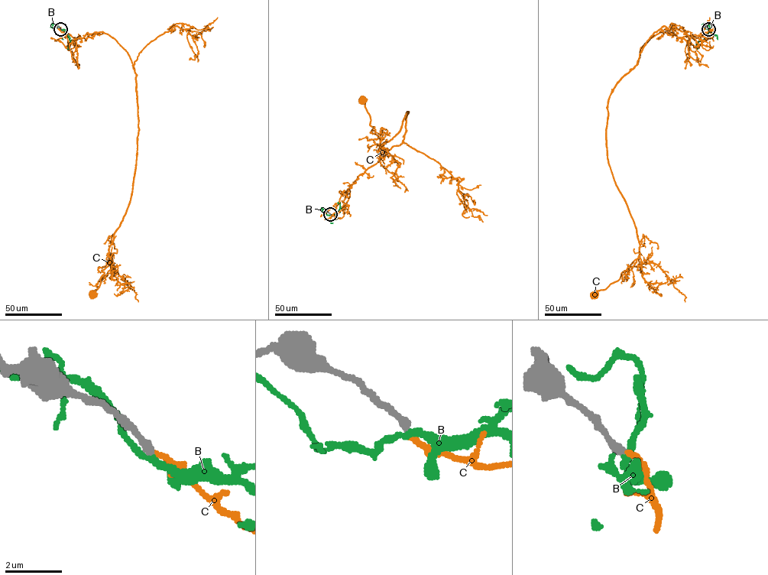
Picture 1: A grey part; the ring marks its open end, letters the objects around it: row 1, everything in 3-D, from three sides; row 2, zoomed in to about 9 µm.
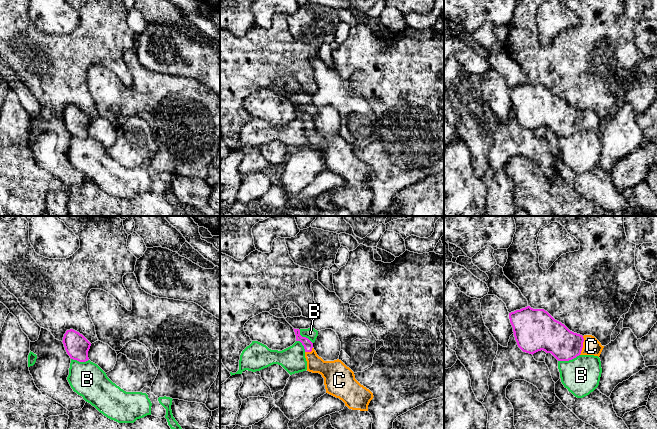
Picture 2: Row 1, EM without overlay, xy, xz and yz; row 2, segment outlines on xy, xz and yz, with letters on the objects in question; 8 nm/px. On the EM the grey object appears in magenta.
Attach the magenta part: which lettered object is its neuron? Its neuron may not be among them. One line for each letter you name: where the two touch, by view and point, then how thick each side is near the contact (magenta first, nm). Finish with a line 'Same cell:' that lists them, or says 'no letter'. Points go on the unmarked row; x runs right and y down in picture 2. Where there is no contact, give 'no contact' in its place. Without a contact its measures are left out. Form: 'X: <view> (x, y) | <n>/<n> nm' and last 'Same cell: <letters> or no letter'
C: yz (582, 121) | 260/140 nm
Same cell: C

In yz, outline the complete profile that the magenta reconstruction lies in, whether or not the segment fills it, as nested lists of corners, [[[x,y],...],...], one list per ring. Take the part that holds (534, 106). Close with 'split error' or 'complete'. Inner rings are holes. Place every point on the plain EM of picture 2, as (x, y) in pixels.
[[[527,82],[509,89],[509,95],[518,123],[523,128],[532,131],[543,126],[546,129],[551,129],[558,137],[569,137],[579,131],[594,131],[599,133],[604,124],[594,112],[582,112],[570,107],[544,85],[533,85]]]; split error

